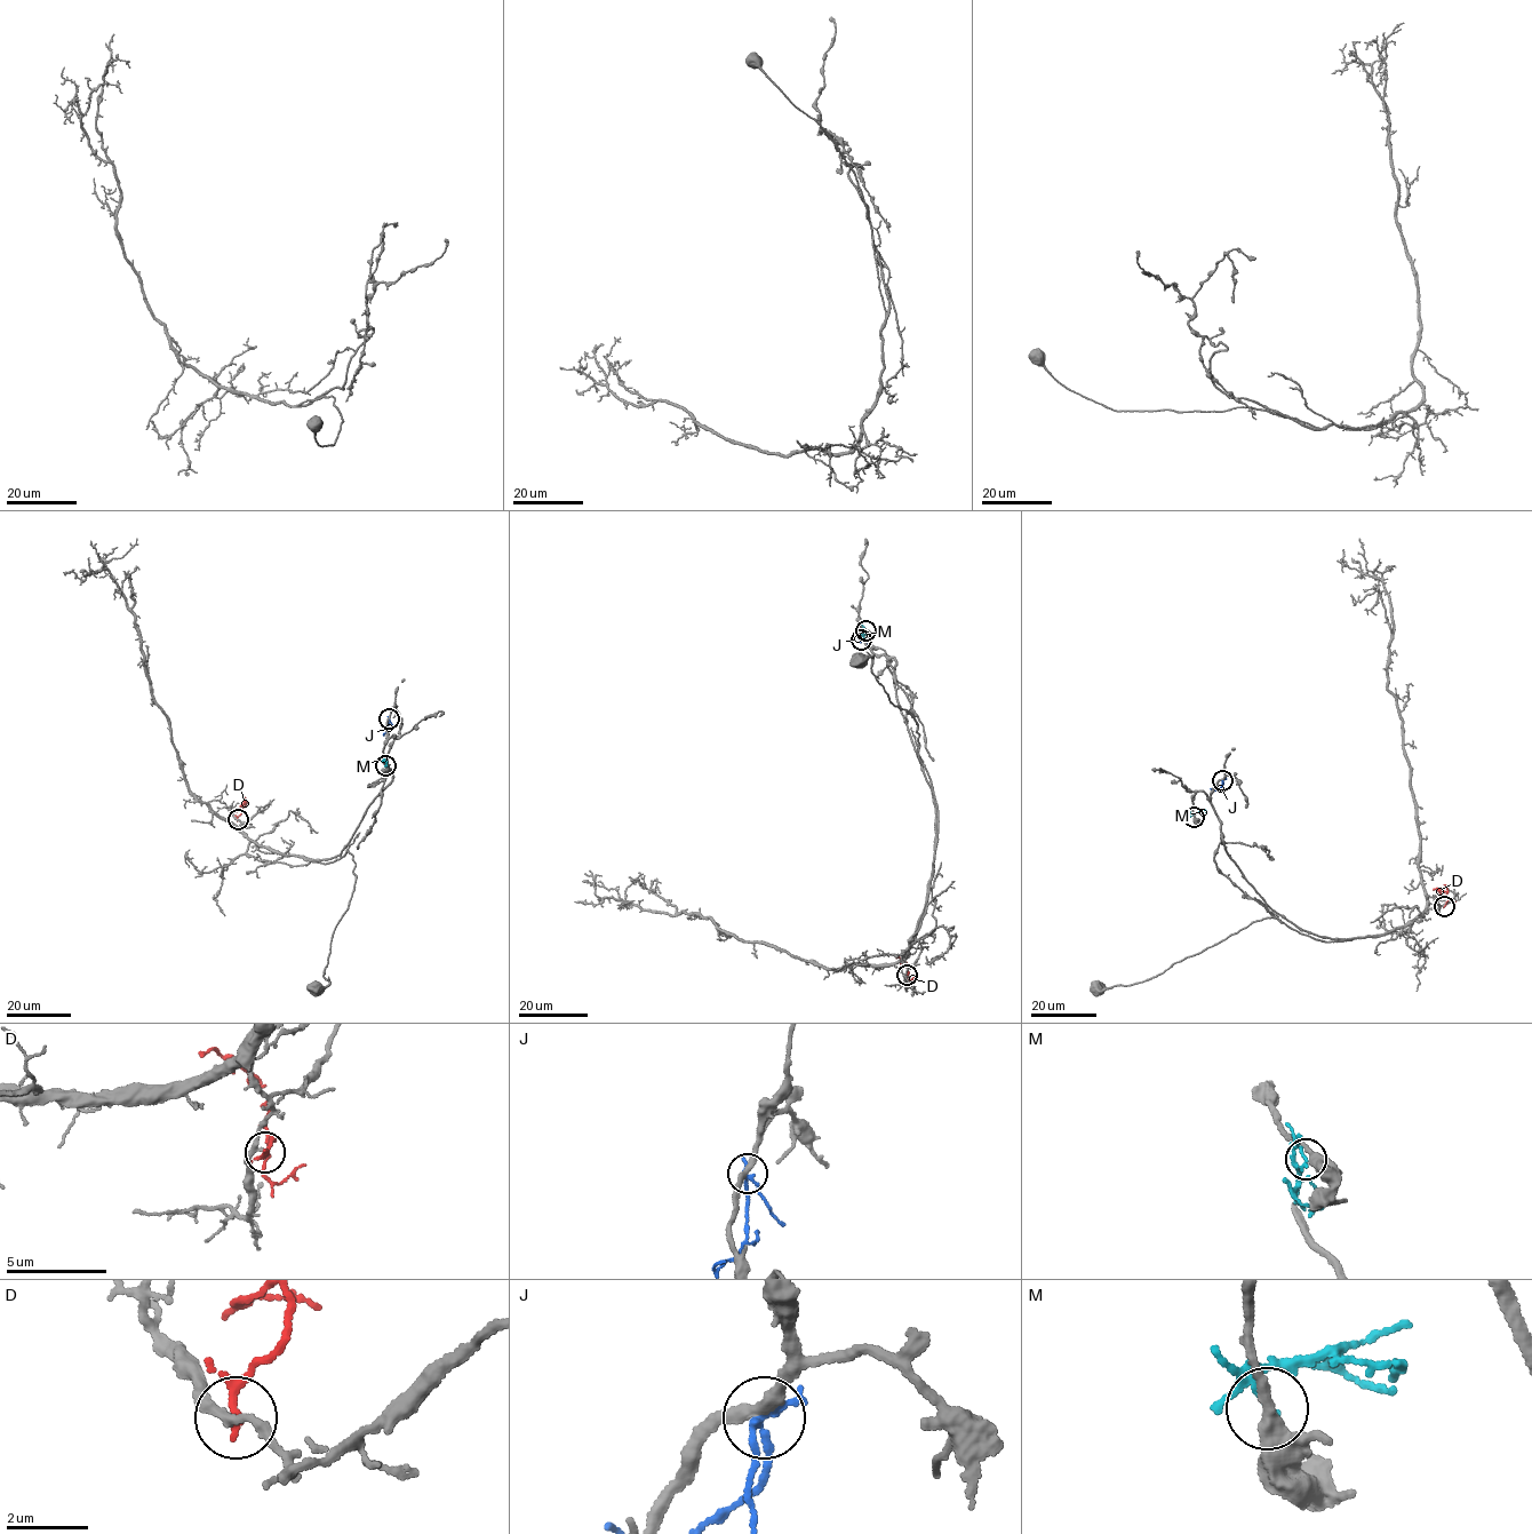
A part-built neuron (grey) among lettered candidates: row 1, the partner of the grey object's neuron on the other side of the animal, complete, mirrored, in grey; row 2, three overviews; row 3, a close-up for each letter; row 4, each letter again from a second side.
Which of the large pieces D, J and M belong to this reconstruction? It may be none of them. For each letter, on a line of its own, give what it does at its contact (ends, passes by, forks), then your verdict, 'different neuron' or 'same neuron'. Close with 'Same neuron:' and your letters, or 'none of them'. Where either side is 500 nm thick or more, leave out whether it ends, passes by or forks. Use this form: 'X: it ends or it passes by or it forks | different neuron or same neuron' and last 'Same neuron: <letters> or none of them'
D: it passes by | different neuron
J: it passes by | different neuron
M: it passes by | different neuron
Same neuron: none of them

